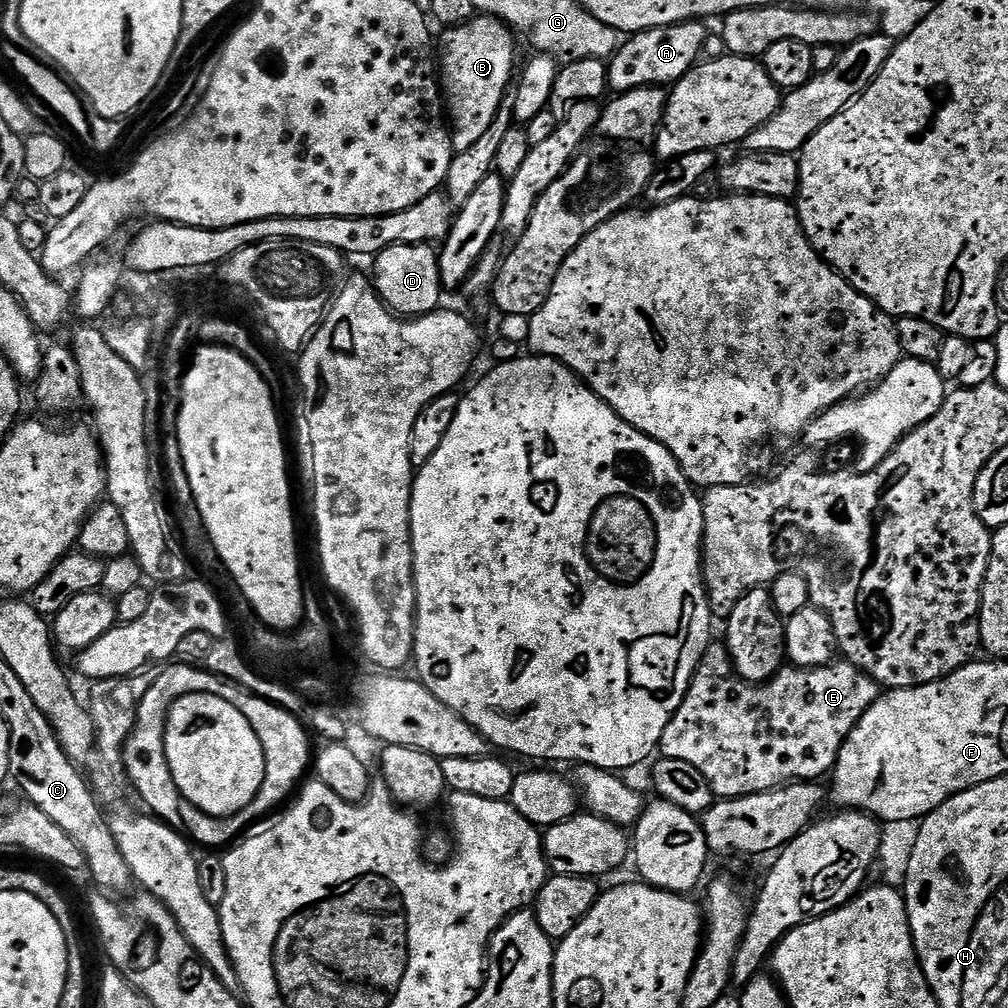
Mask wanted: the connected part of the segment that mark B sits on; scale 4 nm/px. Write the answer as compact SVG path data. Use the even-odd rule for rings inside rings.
M477 14L464 24L445 27L443 32L444 37L438 40L438 79L446 97L452 146L461 152L470 150L485 130L490 130L490 122L498 114L498 106L517 71L516 40L508 24L487 14Z

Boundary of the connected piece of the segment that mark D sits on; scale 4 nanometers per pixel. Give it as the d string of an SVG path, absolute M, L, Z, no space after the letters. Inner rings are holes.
M395 244L377 254L374 264L374 287L379 292L380 299L393 312L404 318L415 318L441 307L440 262L435 247L426 244Z

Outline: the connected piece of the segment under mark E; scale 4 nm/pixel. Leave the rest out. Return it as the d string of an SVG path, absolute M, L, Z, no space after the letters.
M713 642L704 651L704 656L700 659L700 665L697 666L696 673L692 675L690 686L682 698L682 706L678 706L674 718L670 718L670 722L660 739L658 752L666 760L690 762L690 766L694 766L694 770L698 770L702 774L702 778L706 778L713 797L726 800L733 800L739 796L758 794L759 792L768 792L771 788L782 788L785 784L793 782L816 782L821 779L819 776L827 777L832 769L835 768L840 747L846 742L846 738L852 733L854 726L858 726L862 714L866 714L866 710L875 702L876 697L881 695L881 692L881 685L877 684L862 670L858 670L858 666L848 663L843 658L837 659L835 662L821 668L784 666L771 680L766 680L762 684L749 684L733 668L732 660L728 657L727 647L723 643Z

